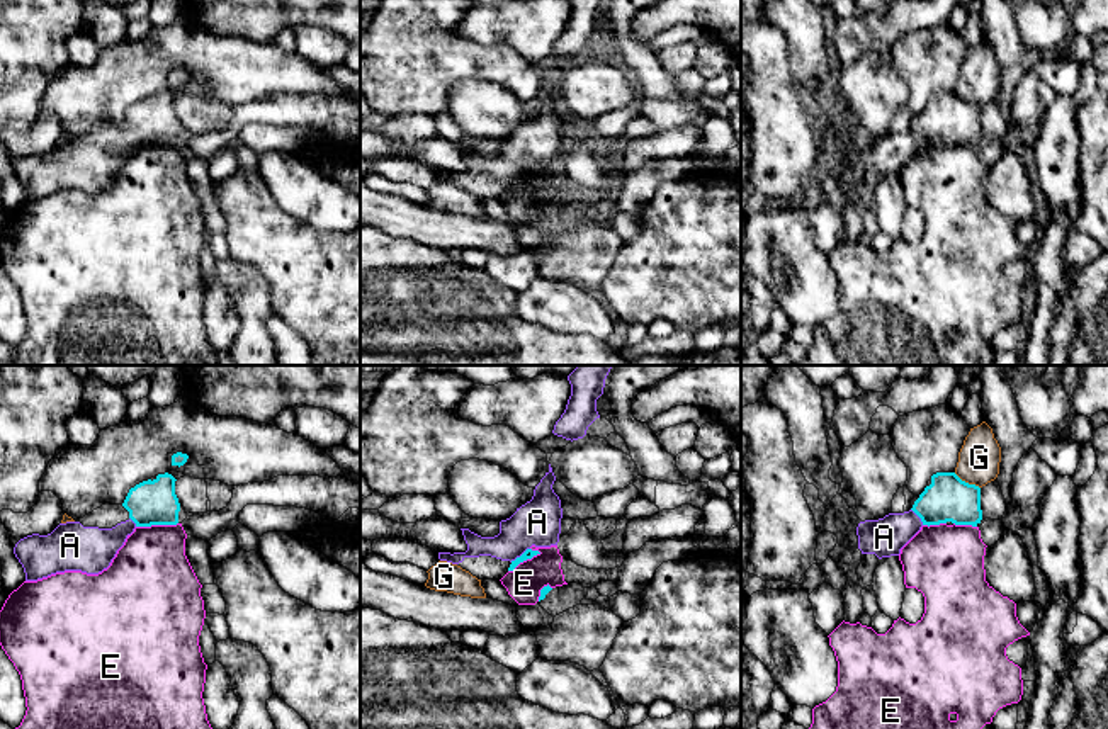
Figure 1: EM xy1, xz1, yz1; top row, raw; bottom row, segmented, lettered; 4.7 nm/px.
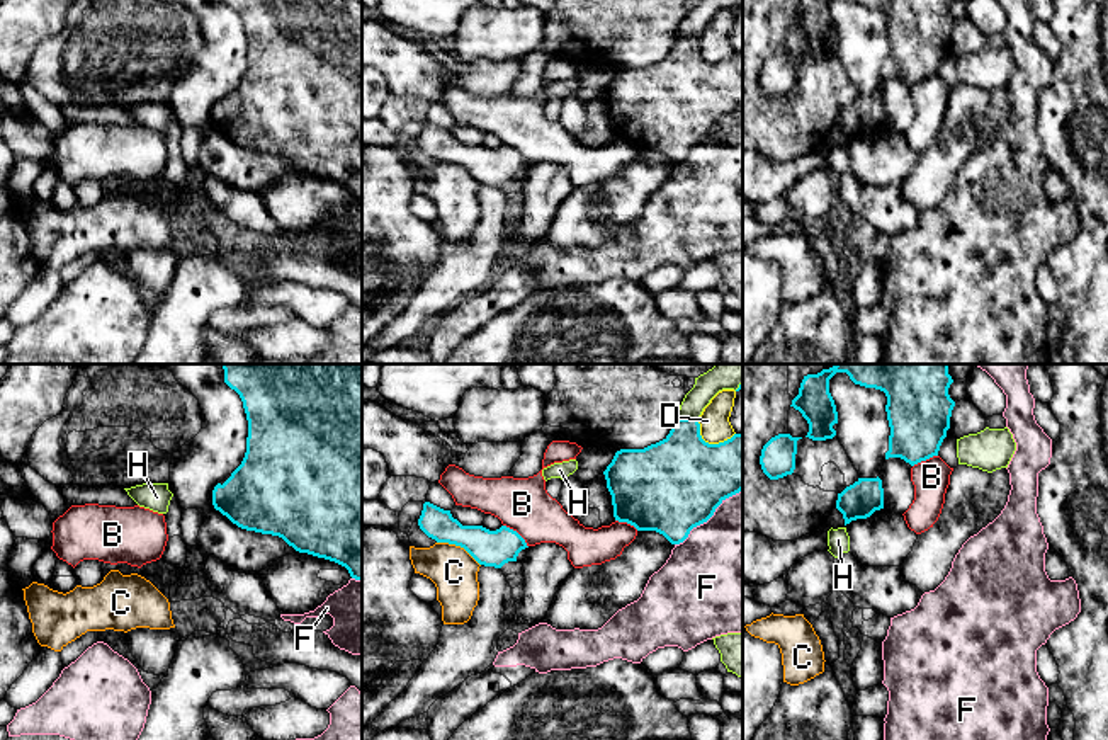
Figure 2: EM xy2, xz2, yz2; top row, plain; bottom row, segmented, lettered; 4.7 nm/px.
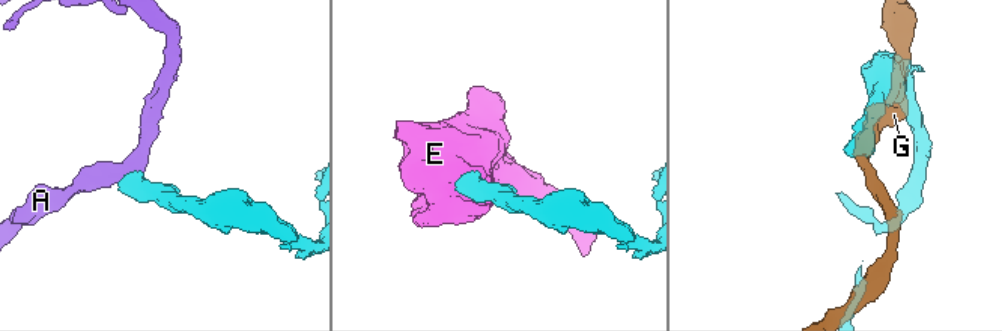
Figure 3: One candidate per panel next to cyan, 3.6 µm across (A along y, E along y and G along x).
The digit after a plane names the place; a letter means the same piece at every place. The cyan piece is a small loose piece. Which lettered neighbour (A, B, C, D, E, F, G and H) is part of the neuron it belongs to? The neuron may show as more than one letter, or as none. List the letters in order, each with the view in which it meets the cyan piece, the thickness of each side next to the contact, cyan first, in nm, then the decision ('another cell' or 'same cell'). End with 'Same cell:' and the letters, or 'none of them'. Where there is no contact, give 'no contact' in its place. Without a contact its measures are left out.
A: meets cyan in xz1; 50 nm thick on the cyan side, 220 nm on the other; same cell
B: meets cyan in xz2; 180 nm thick on the cyan side, 260 nm on the other; another cell
C: meets cyan in xz2; 180 nm thick on the cyan side, 220 nm on the other; another cell
D: meets cyan in xz2; 440 nm thick on the cyan side, 140 nm on the other; another cell
E: meets cyan in xy1; 200 nm thick on the cyan side, 380 nm on the other; another cell
F: meets cyan in xz2; 440 nm thick on the cyan side, 500 nm on the other; another cell
G: meets cyan in yz1; 220 nm thick on the cyan side, 200 nm on the other; another cell
H: meets cyan in xz2; 360 nm thick on the cyan side, 120 nm on the other; another cell
Same cell: A

